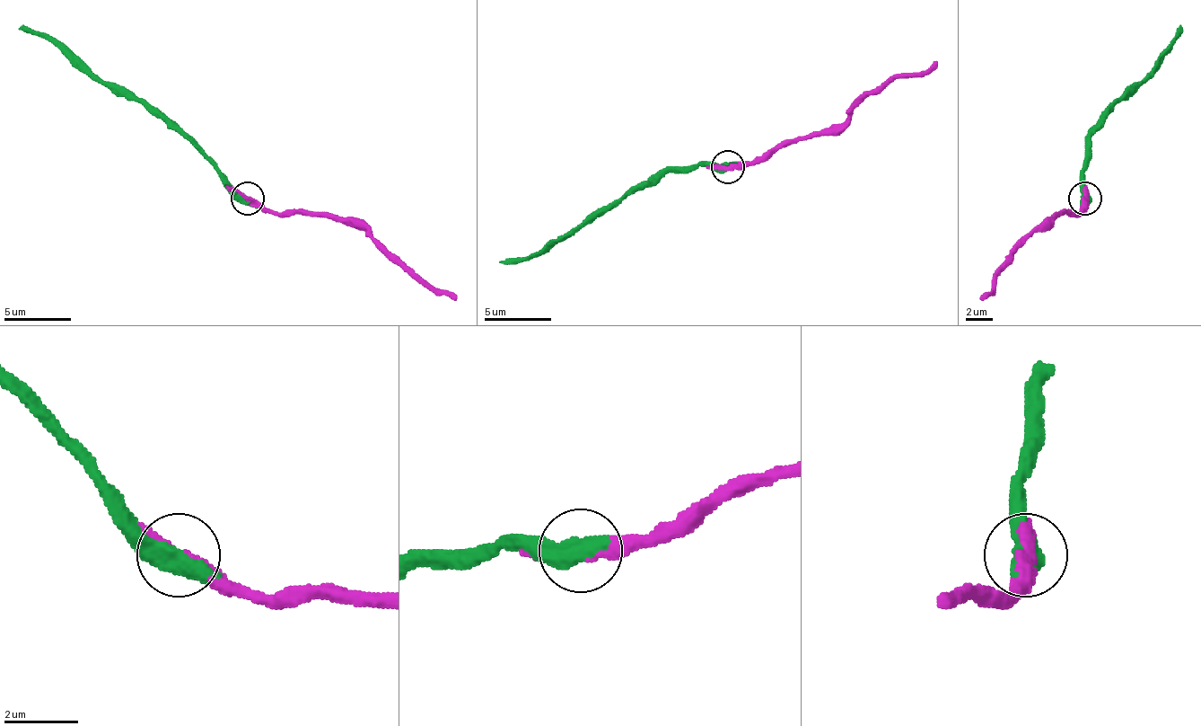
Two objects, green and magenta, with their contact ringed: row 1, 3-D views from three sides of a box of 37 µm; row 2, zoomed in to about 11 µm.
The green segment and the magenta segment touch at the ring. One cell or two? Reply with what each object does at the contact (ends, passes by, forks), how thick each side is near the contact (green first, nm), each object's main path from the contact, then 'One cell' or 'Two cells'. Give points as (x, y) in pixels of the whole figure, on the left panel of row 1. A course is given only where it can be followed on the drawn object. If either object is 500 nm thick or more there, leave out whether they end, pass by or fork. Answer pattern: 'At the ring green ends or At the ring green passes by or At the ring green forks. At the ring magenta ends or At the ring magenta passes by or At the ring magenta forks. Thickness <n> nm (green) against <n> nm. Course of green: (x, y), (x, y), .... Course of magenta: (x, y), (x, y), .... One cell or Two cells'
Thickness 500 nm (green) against 280 nm. Course of green: (248, 198), (184, 137), (141, 103), (111, 91), (57, 47), (17, 30). Course of magenta: (248, 198), (275, 210), (355, 217), (391, 254), (455, 301). One cell

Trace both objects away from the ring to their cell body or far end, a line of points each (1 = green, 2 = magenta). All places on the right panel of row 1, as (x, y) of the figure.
1: (1084, 198), (1087, 137), (1170, 47), (1181, 30)
2: (1084, 198), (1081, 210), (1047, 217), (1011, 254), (997, 270), (997, 284), (980, 301)

